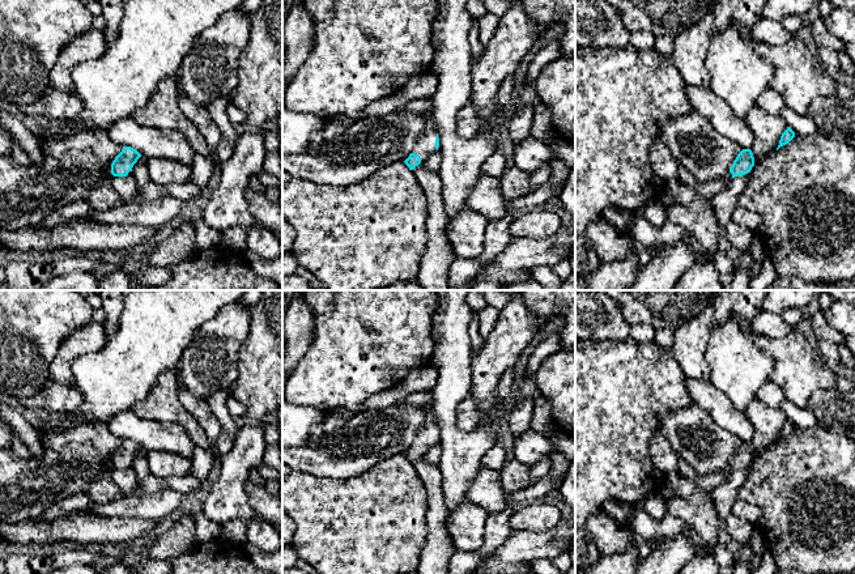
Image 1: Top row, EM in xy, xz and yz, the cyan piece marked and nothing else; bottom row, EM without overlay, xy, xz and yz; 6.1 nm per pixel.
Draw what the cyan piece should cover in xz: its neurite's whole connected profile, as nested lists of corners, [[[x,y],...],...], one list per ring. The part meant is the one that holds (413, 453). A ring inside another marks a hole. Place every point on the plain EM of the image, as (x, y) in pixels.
[[[429,390],[428,392],[430,394],[430,401],[422,407],[425,411],[425,424],[418,430],[409,450],[404,454],[409,463],[413,463],[416,459],[425,455],[429,448],[439,441],[437,418],[433,411],[433,390]]]

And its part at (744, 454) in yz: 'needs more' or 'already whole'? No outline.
needs more

